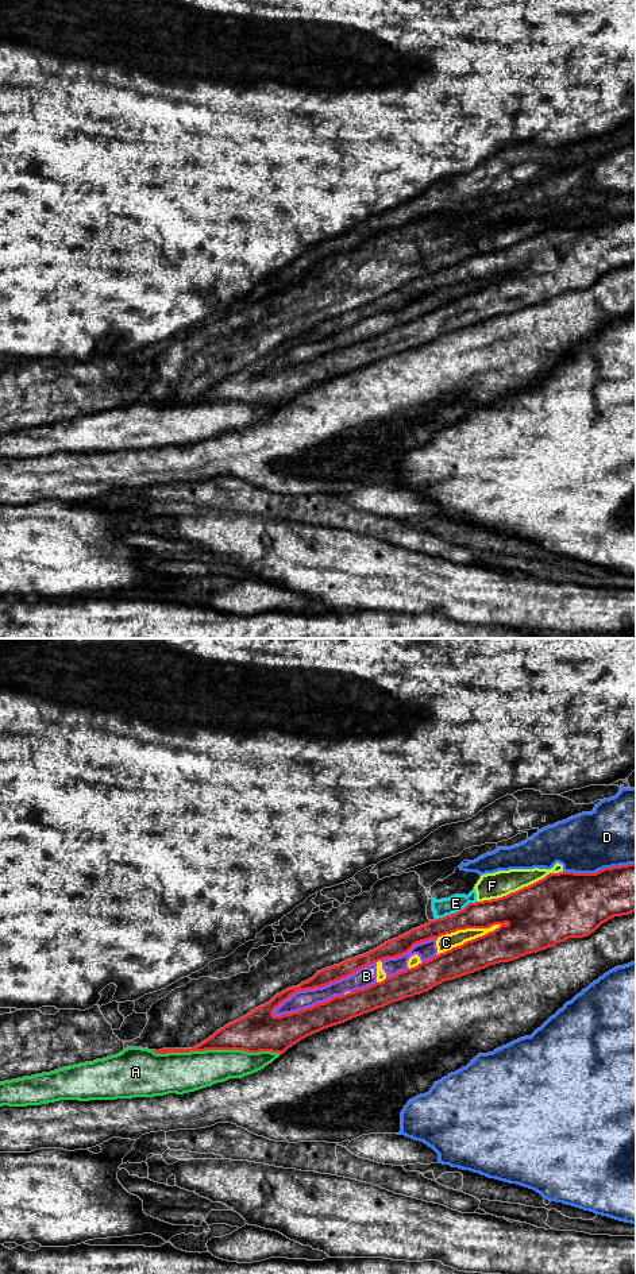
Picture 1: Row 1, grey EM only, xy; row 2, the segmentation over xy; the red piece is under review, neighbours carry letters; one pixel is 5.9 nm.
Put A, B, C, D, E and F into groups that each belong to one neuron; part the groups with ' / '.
A / B C / D / E F

